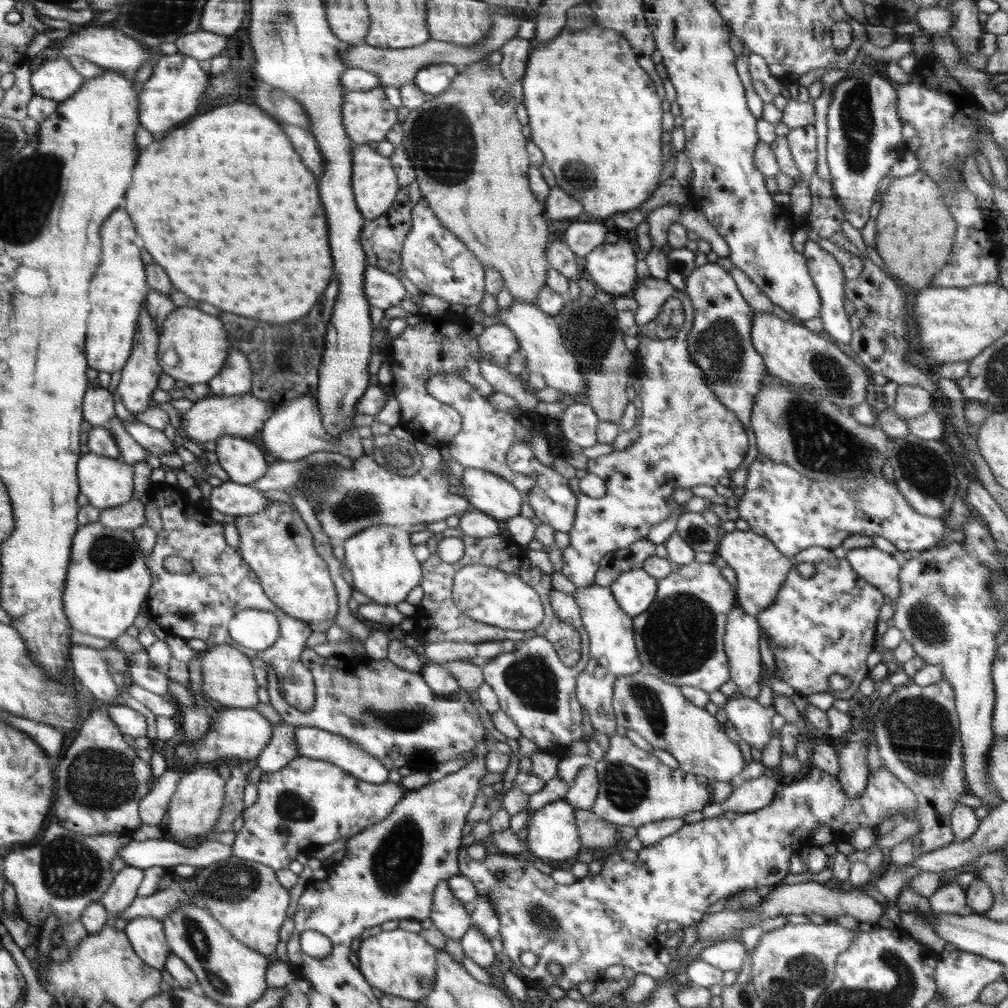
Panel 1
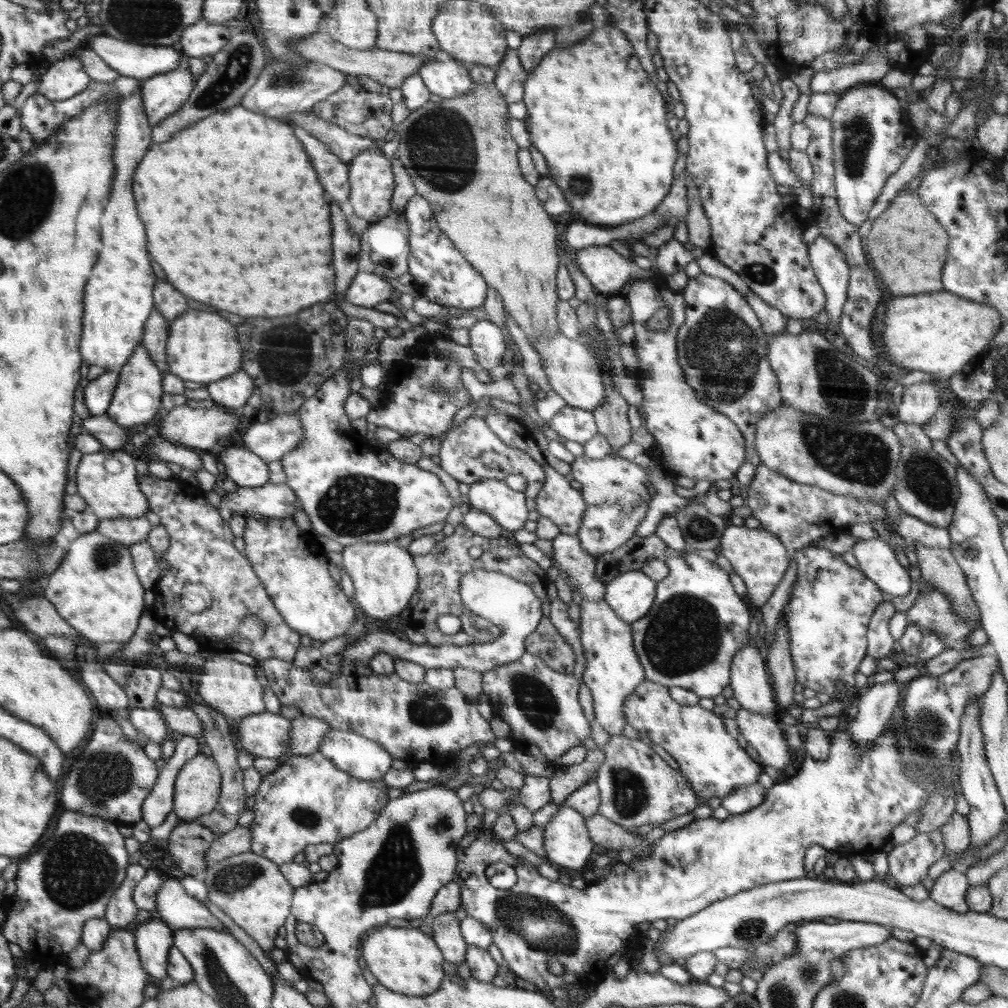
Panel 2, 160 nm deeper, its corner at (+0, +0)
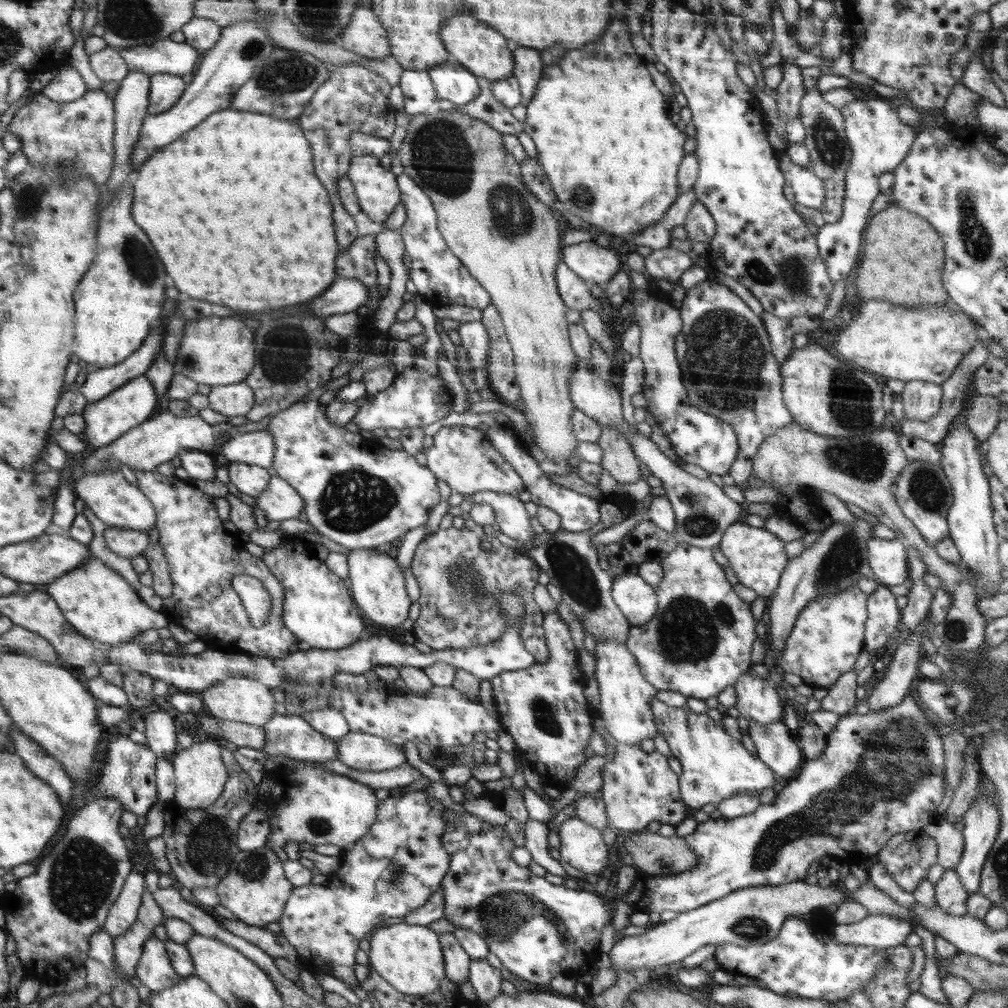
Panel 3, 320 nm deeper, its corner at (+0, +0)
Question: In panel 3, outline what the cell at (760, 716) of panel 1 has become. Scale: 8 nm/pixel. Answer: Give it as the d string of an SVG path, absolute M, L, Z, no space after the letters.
M783 720L770 724L749 722L749 736L756 746L757 757L774 774L793 778L801 769L804 759L790 731Z

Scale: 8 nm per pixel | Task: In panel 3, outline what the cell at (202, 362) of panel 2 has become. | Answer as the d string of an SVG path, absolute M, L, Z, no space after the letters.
M199 318L185 325L184 336L175 360L176 372L200 384L218 387L236 384L251 374L256 363L254 332L236 318Z

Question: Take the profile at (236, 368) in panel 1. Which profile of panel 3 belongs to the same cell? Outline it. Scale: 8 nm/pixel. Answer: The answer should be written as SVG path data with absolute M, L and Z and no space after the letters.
M245 381L211 387L207 397L209 407L218 414L227 415L228 418L247 415L256 403L253 388L250 388Z

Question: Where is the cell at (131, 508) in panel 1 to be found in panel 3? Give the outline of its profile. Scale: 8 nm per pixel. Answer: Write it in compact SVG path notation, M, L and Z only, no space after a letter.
M119 527L107 528L104 534L106 545L120 557L132 559L144 556L149 547L149 533L146 531L130 530Z

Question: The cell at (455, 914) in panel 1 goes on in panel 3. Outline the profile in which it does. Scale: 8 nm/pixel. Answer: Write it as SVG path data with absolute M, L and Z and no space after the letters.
M442 933L441 943L446 959L446 973L450 981L461 986L469 980L469 968L472 960L469 953L462 948L453 933Z

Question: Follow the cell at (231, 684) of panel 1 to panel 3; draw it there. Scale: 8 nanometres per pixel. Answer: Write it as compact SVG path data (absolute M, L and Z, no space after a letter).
M231 676L216 683L212 688L201 691L201 694L205 711L221 720L240 721L262 727L276 714L270 690L252 677Z

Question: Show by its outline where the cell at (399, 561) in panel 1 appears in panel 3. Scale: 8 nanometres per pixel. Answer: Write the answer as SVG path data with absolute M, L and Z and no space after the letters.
M382 547L350 550L347 556L349 567L347 579L350 580L358 608L362 608L362 612L372 622L381 626L398 626L408 618L408 608L412 602L406 594L406 588L404 588L406 584L404 584L400 566L388 554L382 554L382 552L384 552Z

